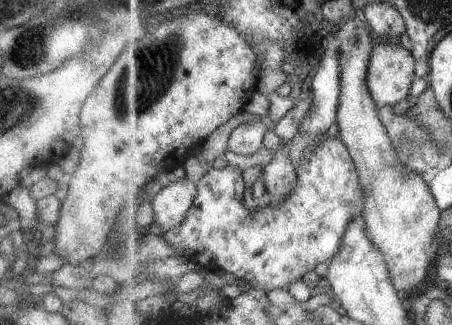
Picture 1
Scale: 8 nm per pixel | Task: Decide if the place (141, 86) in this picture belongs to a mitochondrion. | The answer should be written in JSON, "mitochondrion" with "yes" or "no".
{"mitochondrion":"yes"}

